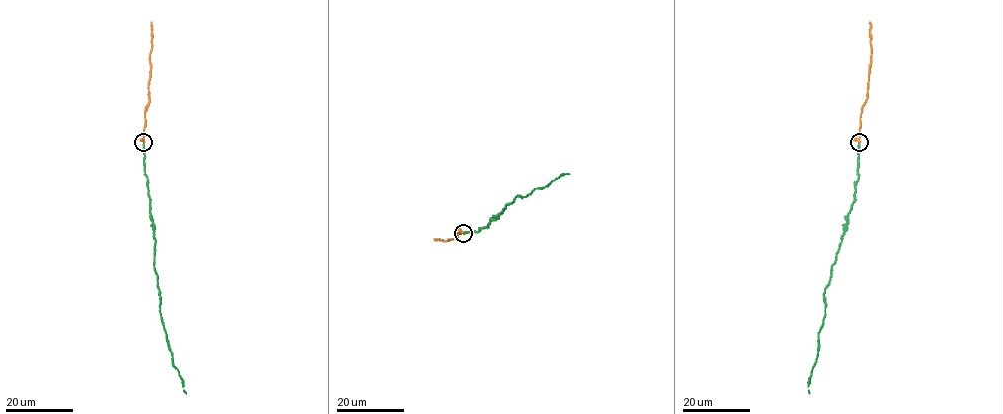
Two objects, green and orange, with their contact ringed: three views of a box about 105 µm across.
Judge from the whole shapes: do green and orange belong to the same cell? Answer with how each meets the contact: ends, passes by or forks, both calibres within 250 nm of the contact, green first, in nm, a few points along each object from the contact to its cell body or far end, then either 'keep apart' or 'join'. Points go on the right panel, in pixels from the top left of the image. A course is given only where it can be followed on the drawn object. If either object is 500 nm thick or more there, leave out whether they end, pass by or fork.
green ends there; orange passes by; 200 nm thick on the green side, 240 nm on the other; green runs (858, 142), (858, 181), (823, 294), (825, 313), (809, 393); orange runs (859, 142), (860, 117), (867, 98), (870, 73), (869, 22); join

